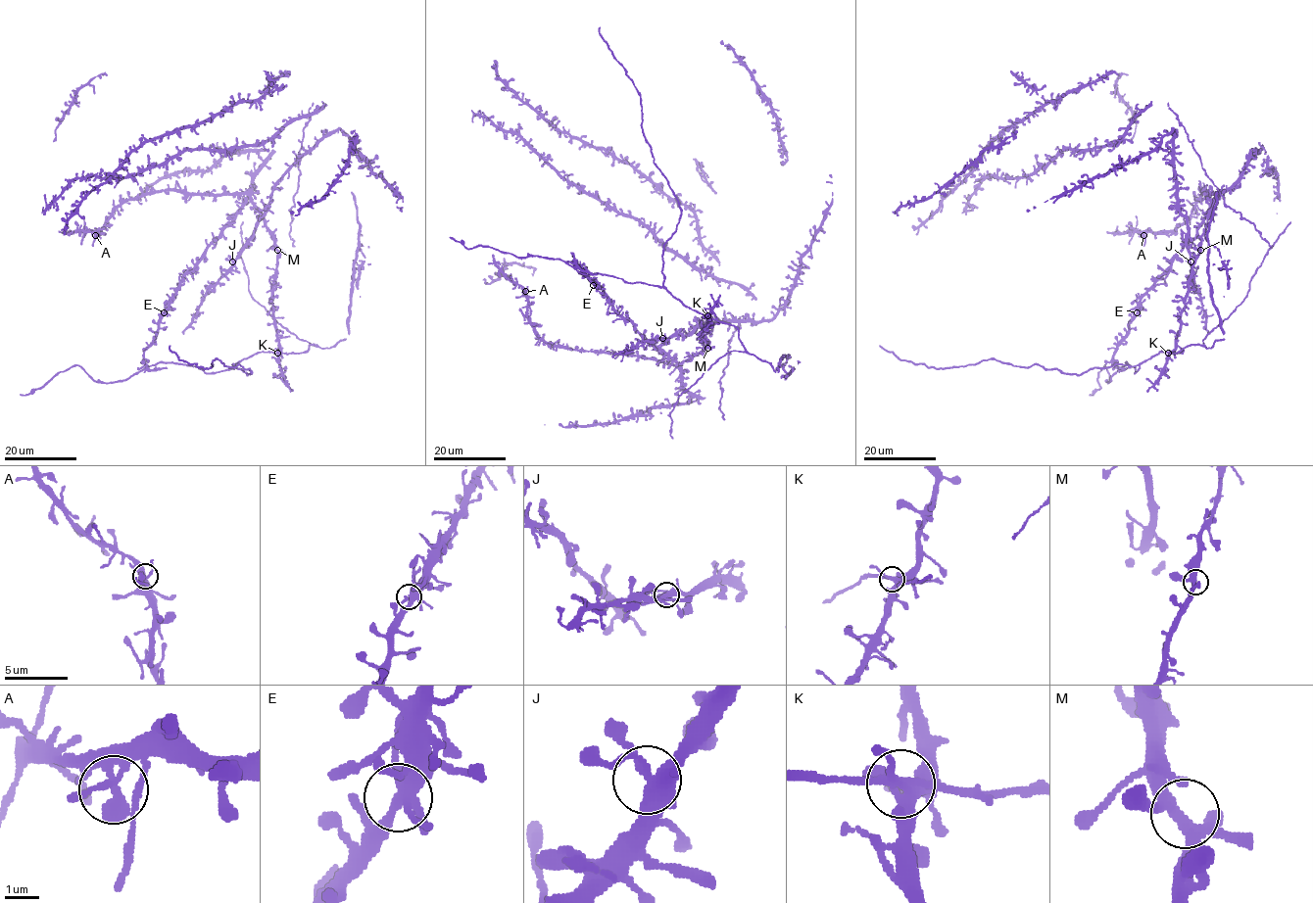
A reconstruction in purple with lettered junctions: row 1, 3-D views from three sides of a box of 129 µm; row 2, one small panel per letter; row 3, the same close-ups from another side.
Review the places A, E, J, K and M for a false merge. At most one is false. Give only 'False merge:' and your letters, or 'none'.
False merge: none

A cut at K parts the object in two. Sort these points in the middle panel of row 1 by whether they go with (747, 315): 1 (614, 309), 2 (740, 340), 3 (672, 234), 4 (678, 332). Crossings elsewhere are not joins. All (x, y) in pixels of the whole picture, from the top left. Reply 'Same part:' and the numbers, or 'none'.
Same part: 1, 4

